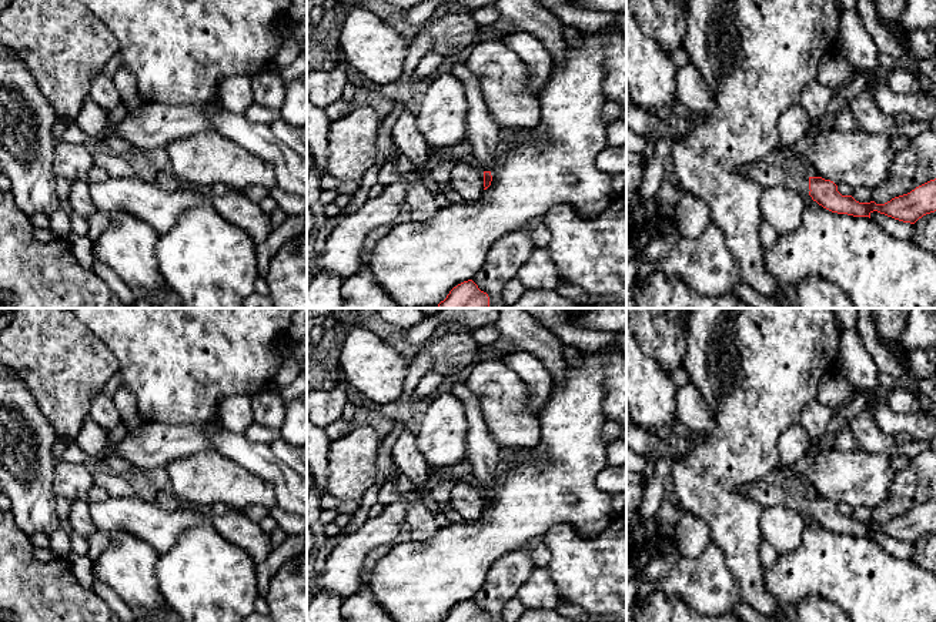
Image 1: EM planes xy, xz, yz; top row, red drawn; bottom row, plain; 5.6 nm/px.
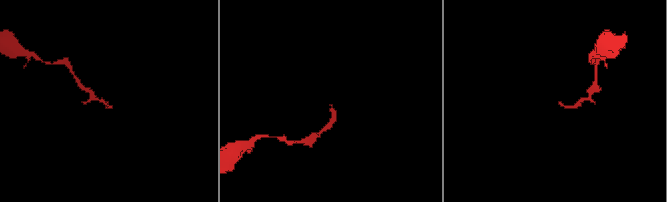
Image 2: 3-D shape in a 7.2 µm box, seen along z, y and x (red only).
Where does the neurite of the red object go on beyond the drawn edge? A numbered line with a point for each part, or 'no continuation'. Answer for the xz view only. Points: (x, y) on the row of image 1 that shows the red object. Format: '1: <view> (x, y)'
1: xz (482, 133)

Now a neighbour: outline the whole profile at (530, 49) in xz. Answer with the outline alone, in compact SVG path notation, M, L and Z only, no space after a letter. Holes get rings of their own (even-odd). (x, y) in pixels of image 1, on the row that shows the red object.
M521 30L504 37L505 43L519 56L529 73L529 87L539 98L552 68L552 58L539 39Z

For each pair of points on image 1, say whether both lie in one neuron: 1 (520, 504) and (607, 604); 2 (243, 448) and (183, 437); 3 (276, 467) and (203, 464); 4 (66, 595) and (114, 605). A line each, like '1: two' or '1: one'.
1: two
2: two
3: two
4: two

